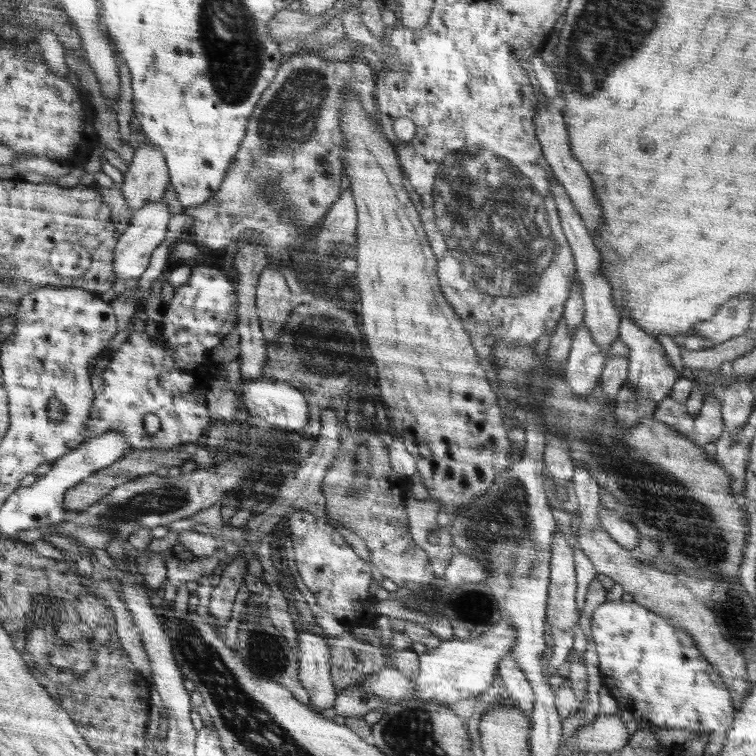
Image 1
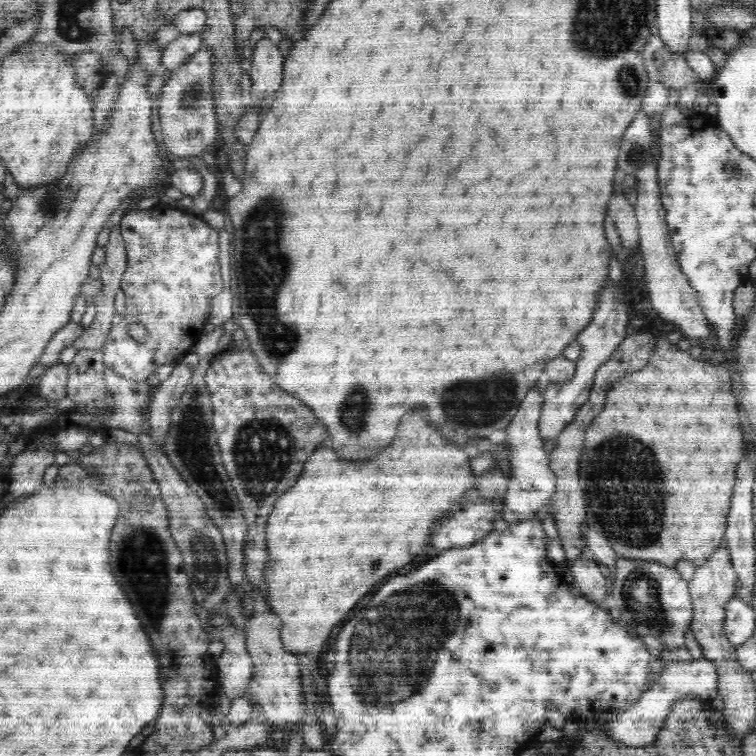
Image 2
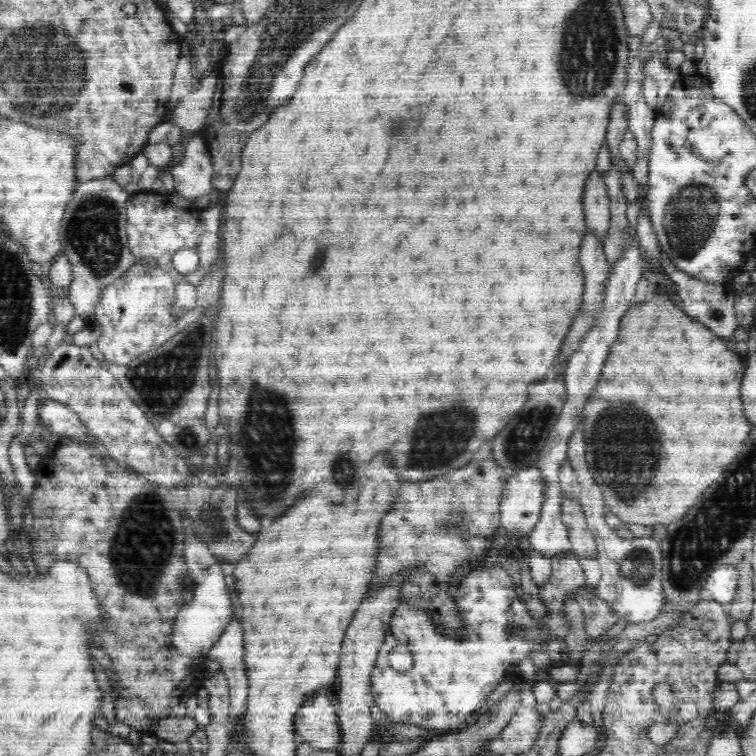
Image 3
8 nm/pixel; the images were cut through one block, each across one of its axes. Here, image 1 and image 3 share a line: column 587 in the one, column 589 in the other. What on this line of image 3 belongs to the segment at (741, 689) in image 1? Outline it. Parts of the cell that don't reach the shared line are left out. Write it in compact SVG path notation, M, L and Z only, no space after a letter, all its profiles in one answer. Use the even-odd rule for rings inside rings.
M563 498L561 513L562 521L566 526L567 534L570 539L570 545L572 545L572 548L570 548L571 554L577 557L597 558L597 544L589 528L581 502Z

